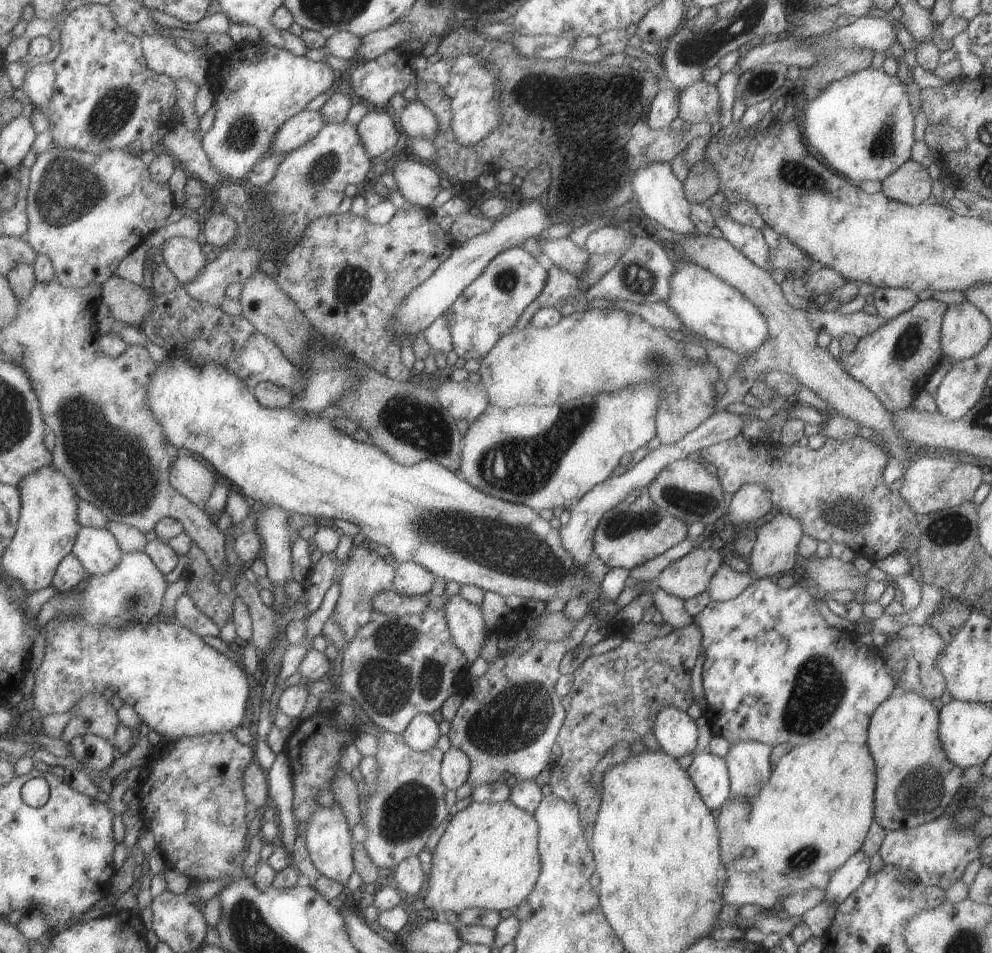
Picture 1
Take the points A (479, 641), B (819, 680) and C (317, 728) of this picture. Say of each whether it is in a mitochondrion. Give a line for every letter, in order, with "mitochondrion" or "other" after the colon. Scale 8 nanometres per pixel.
A: other
B: mitochondrion
C: other

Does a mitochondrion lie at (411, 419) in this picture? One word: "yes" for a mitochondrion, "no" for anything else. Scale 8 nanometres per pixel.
yes

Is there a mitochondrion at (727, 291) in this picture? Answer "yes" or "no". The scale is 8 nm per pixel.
no

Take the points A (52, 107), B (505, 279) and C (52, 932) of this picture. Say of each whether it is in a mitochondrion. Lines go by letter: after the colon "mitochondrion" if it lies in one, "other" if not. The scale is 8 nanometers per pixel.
A: other
B: mitochondrion
C: other

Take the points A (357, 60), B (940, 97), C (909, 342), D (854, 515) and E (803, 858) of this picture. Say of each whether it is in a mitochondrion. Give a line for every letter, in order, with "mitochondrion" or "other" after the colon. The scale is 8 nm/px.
A: other
B: other
C: mitochondrion
D: mitochondrion
E: mitochondrion

